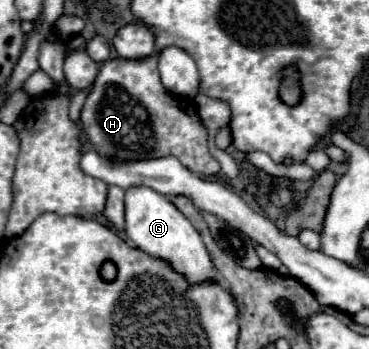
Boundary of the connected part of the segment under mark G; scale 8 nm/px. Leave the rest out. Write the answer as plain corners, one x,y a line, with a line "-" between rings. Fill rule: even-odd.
131,187
125,193
125,235
131,245
149,253
151,257
165,259
173,265
175,271
187,277
189,283
199,281
219,281
219,275
209,259
209,253
185,215
169,201
169,197
153,191
151,187

